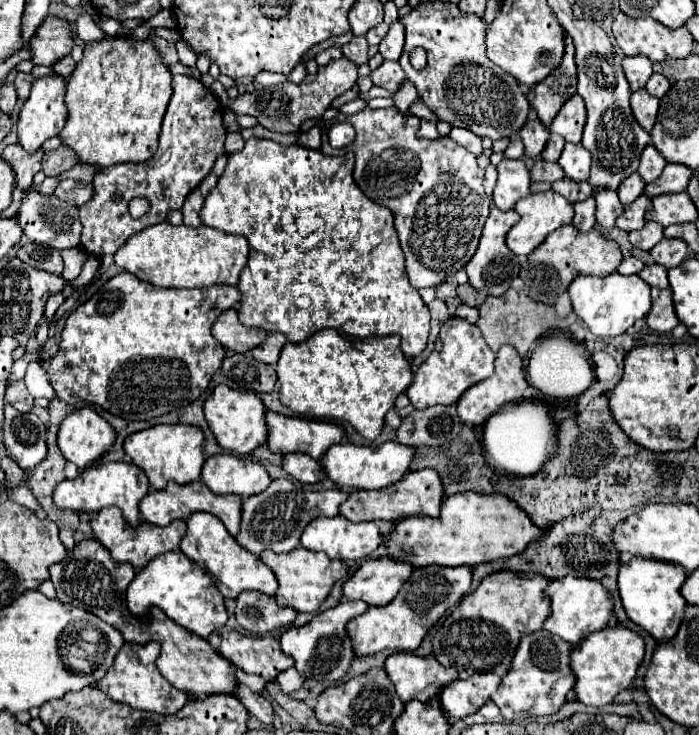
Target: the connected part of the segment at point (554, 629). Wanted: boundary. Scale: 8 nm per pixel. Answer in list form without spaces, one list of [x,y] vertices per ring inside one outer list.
[[[566,575],[562,579],[554,579],[546,587],[546,595],[550,599],[550,617],[544,623],[544,629],[550,631],[552,635],[558,635],[560,639],[568,641],[570,645],[580,643],[586,635],[604,629],[610,615],[612,615],[612,599],[610,593],[602,587],[602,583],[594,579],[584,579],[584,577],[574,577]]]

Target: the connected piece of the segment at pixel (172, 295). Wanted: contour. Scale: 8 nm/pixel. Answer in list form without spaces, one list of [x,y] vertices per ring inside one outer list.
[[[124,271],[106,281],[100,291],[68,315],[58,355],[42,365],[50,375],[50,383],[58,399],[70,405],[88,401],[116,417],[148,421],[178,407],[186,407],[206,391],[212,375],[220,369],[226,355],[222,343],[218,343],[210,333],[212,323],[222,311],[236,307],[238,303],[240,291],[232,285],[214,285],[190,291],[160,289],[138,281],[136,275]]]

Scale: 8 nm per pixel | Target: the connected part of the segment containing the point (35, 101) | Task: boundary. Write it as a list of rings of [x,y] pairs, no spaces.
[[[50,75],[50,77],[38,77],[32,85],[32,93],[28,97],[28,101],[24,103],[24,107],[20,109],[18,115],[18,143],[24,147],[26,153],[36,153],[40,149],[40,145],[50,139],[56,137],[58,131],[62,131],[64,123],[66,123],[66,105],[64,105],[64,93],[66,93],[66,83],[60,75]]]

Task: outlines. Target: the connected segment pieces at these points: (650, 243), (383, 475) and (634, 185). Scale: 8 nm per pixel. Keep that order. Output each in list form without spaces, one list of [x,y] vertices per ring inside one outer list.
[[[648,221],[640,231],[632,231],[632,233],[628,235],[628,239],[630,239],[630,243],[632,243],[634,247],[644,249],[644,251],[650,251],[650,249],[664,237],[662,231],[664,231],[662,225],[654,223],[654,221]]]
[[[386,441],[380,447],[372,445],[352,445],[352,443],[338,443],[330,447],[322,457],[322,467],[326,475],[338,485],[338,487],[352,487],[352,489],[382,489],[388,487],[404,477],[404,473],[410,467],[410,461],[414,457],[412,447],[402,447],[396,441]]]
[[[636,173],[630,175],[628,179],[624,179],[624,181],[622,181],[622,187],[618,187],[620,203],[622,203],[624,207],[628,207],[630,203],[634,203],[634,199],[638,199],[638,197],[642,195],[644,185],[646,185],[646,183],[642,183],[642,179],[640,179]]]

